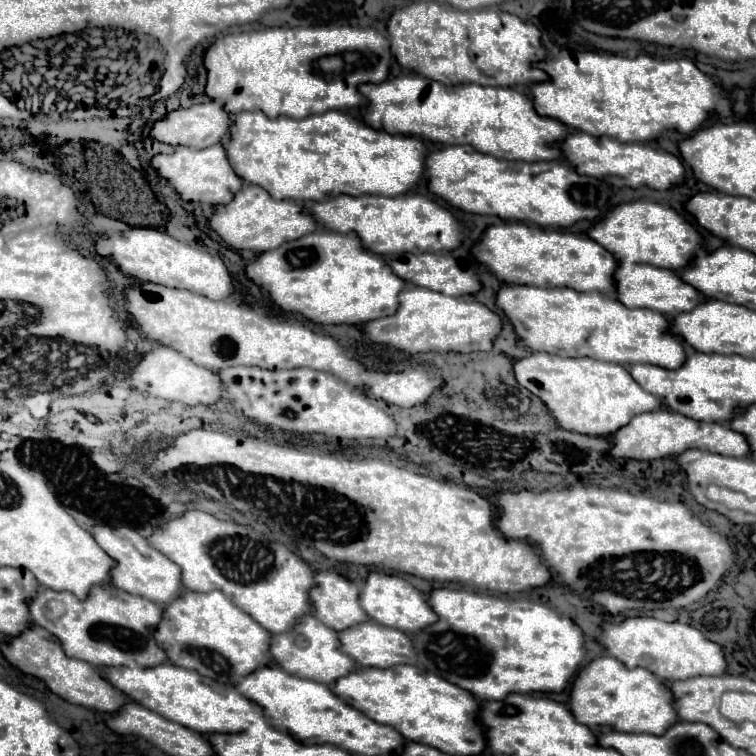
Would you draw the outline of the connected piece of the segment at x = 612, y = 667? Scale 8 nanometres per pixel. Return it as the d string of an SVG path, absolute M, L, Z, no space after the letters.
M599 656L579 672L569 692L569 710L579 724L589 726L595 734L651 732L659 736L677 720L673 696L663 680L645 668L629 670L611 656Z

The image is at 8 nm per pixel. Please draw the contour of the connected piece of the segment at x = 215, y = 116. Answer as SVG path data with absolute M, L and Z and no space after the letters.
M215 100L205 104L195 104L191 108L179 108L167 112L163 118L155 120L149 134L153 140L169 146L187 146L187 148L207 148L217 142L227 140L227 128L229 128L229 114L223 110L223 106Z

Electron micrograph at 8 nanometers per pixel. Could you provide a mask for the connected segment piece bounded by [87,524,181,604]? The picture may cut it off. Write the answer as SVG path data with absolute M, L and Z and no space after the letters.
M95 524L87 528L97 544L107 552L109 558L115 560L115 566L109 572L109 580L113 586L143 596L155 604L169 604L181 592L181 572L179 566L167 560L161 552L155 552L147 544L147 540L131 526L111 526L111 524Z

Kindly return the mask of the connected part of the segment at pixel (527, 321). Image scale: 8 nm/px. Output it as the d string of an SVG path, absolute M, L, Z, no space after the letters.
M503 284L495 298L497 308L511 322L517 338L531 352L557 356L589 356L621 366L655 364L679 368L685 360L683 344L667 334L669 320L647 308L627 308L613 296L575 292L573 288L535 288Z

